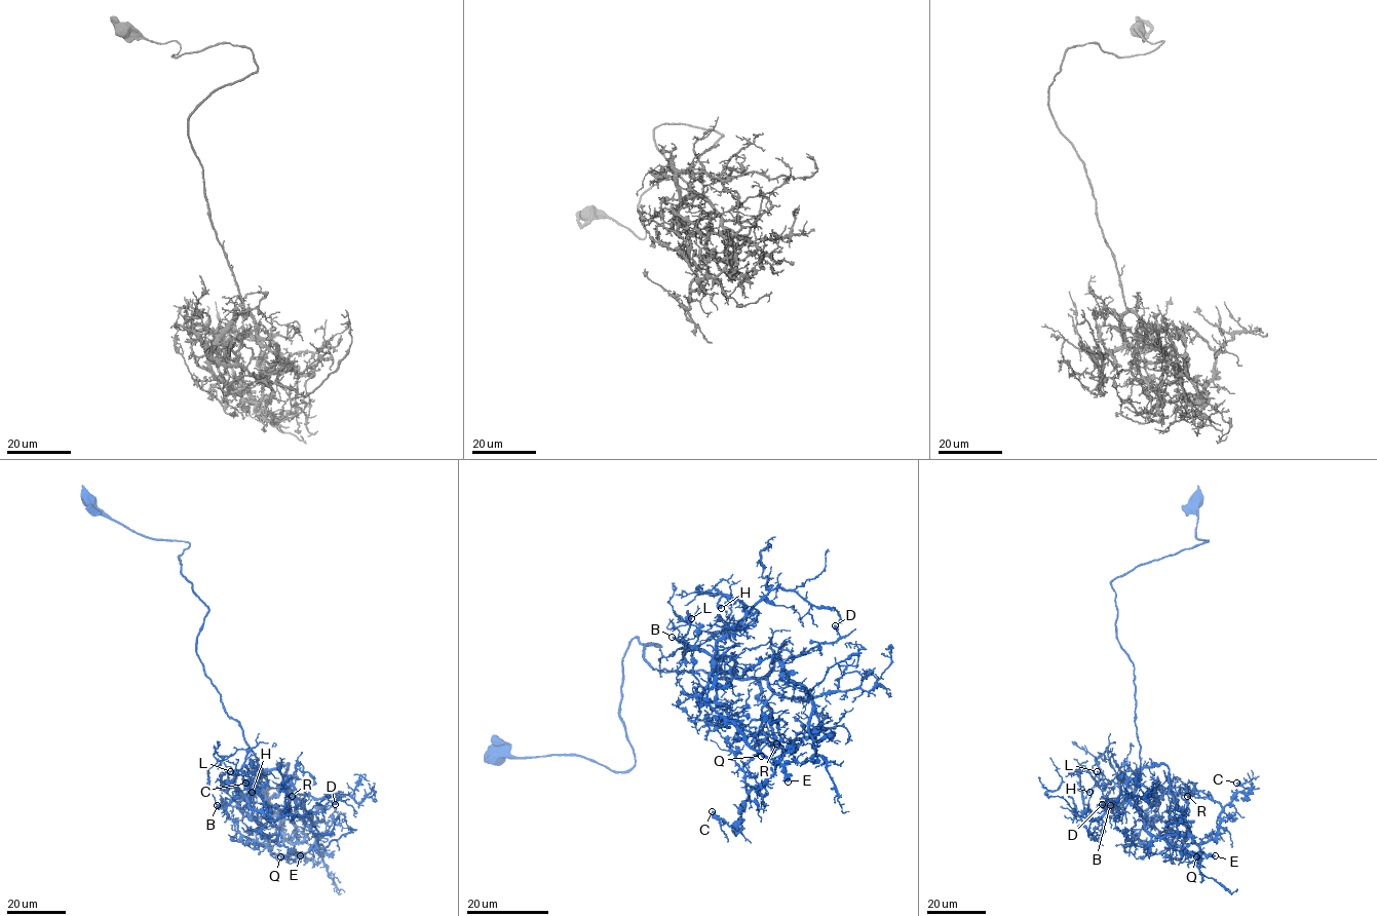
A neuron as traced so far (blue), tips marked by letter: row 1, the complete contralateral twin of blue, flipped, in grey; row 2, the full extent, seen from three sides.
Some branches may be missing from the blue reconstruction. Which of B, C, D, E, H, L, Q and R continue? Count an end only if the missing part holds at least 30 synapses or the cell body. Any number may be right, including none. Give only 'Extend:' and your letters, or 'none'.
Extend: E

